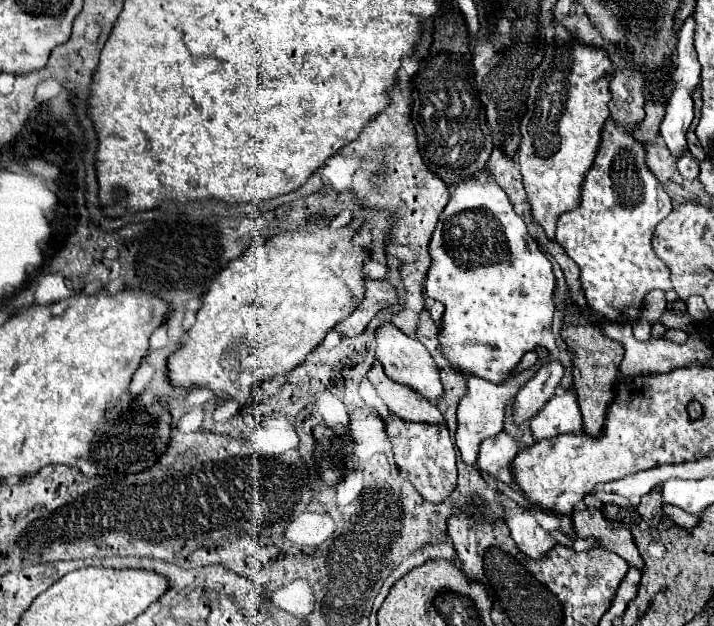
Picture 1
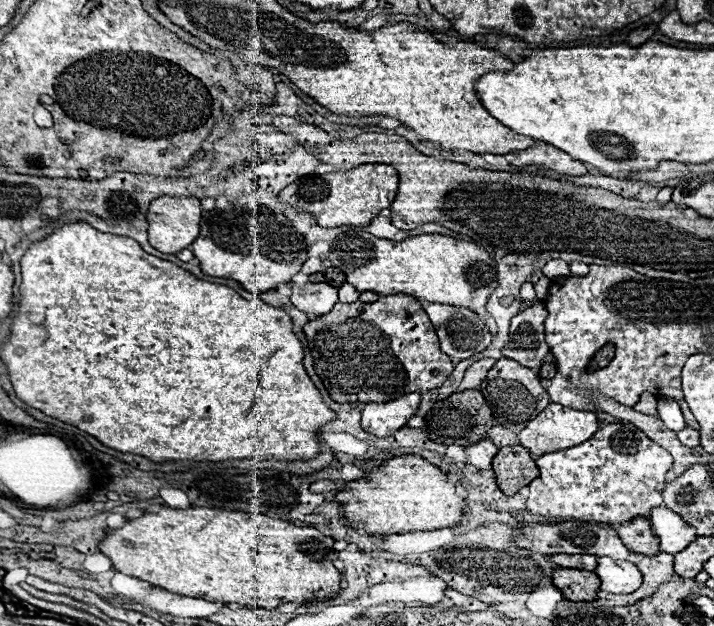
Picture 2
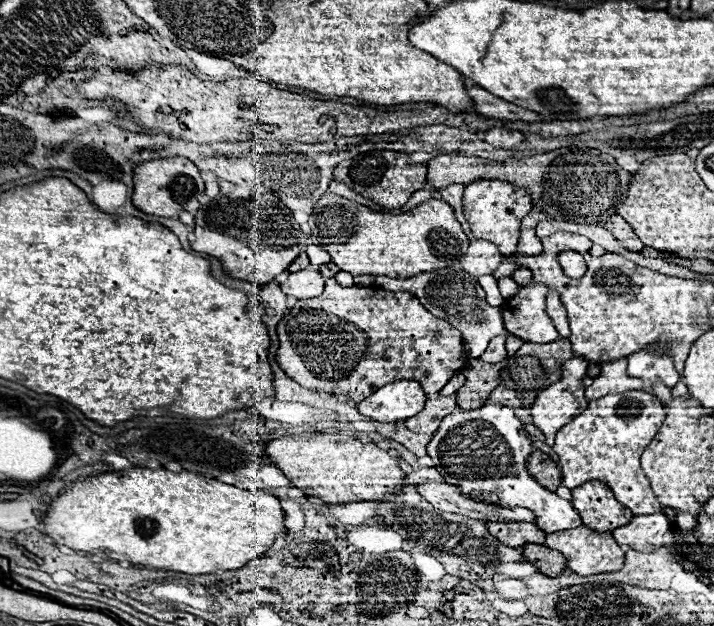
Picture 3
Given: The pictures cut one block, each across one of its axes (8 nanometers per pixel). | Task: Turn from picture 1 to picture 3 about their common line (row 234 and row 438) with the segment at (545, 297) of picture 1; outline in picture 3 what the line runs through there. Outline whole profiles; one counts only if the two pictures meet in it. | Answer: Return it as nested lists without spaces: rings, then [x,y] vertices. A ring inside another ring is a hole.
[[[486,402],[476,410],[454,410],[444,416],[426,450],[434,460],[434,468],[446,482],[458,486],[466,498],[486,500],[486,504],[498,504],[502,508],[530,508],[536,516],[538,528],[546,534],[582,526],[570,500],[546,490],[530,476],[526,460],[532,452],[532,440],[524,430],[524,424],[514,416],[514,410],[504,404]]]

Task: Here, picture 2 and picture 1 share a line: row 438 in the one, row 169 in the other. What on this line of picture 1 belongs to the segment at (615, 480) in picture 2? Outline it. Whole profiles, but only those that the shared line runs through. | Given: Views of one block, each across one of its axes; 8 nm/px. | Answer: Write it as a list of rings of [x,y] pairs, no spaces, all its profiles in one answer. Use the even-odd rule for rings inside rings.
[[[606,120],[602,126],[602,146],[598,146],[594,164],[586,172],[580,192],[578,208],[564,212],[556,224],[556,242],[566,250],[566,254],[580,266],[582,286],[586,292],[588,306],[598,310],[604,318],[616,322],[630,322],[626,310],[634,308],[636,312],[642,306],[644,296],[650,290],[670,290],[670,270],[652,250],[652,234],[660,220],[672,210],[672,200],[658,182],[658,178],[646,168],[646,148],[632,138],[626,124]]]

